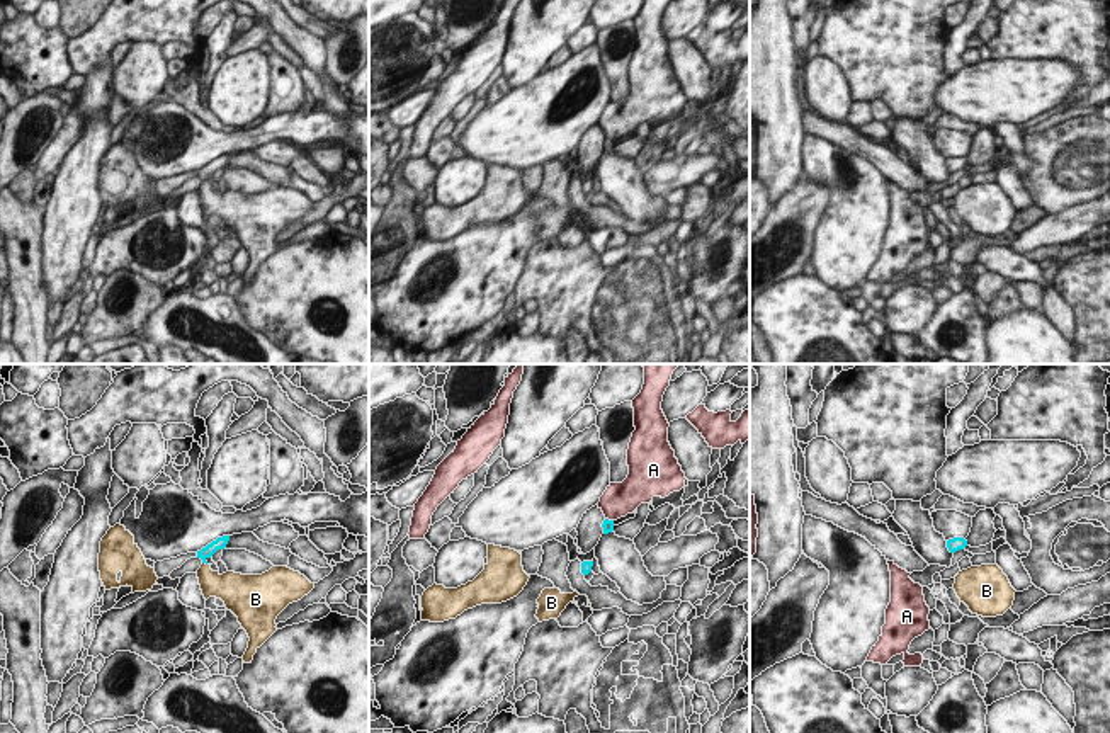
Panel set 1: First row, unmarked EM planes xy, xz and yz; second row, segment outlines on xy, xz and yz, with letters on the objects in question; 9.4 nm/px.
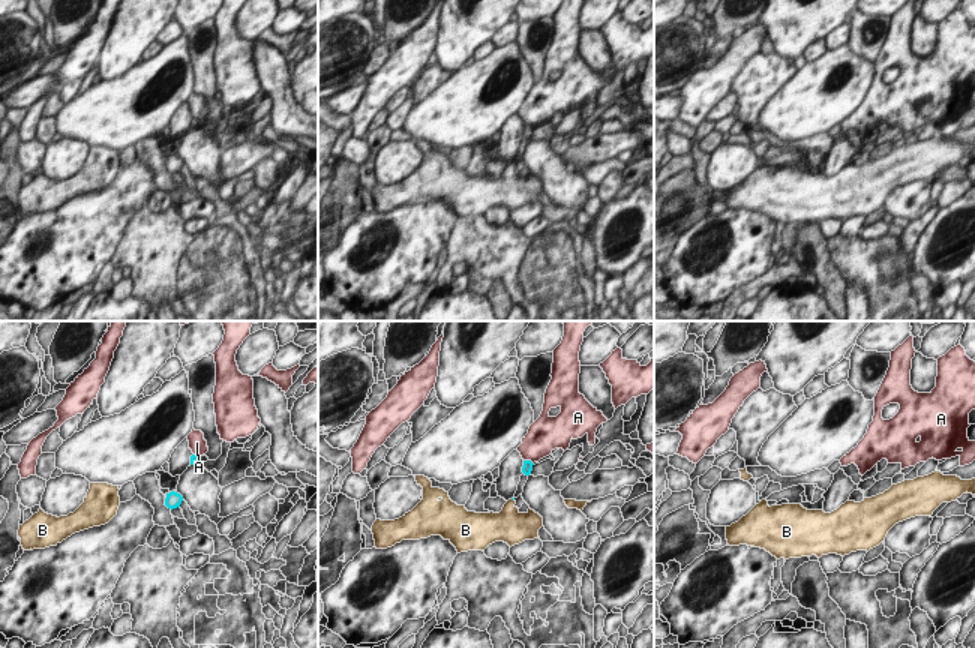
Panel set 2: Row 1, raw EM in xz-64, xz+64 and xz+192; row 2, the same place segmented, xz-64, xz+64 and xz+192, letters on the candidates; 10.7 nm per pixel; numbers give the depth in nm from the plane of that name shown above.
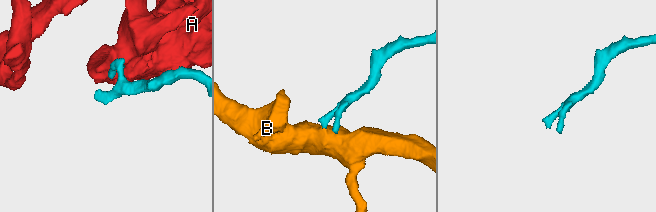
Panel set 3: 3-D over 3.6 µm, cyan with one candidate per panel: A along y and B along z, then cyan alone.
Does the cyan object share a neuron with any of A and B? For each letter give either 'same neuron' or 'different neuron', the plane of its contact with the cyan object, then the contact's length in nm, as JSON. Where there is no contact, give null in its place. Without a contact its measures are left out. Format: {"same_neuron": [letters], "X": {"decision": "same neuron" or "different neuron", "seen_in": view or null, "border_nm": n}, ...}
{"same_neuron": ["B"], "A": {"decision": "different neuron", "seen_in": "xz", "border_nm": 90}, "B": {"decision": "same neuron", "seen_in": "xy", "border_nm": 60}}

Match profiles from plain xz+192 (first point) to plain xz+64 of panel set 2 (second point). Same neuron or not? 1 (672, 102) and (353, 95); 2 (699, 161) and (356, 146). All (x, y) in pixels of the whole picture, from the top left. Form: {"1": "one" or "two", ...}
{"1": "one", "2": "two"}

